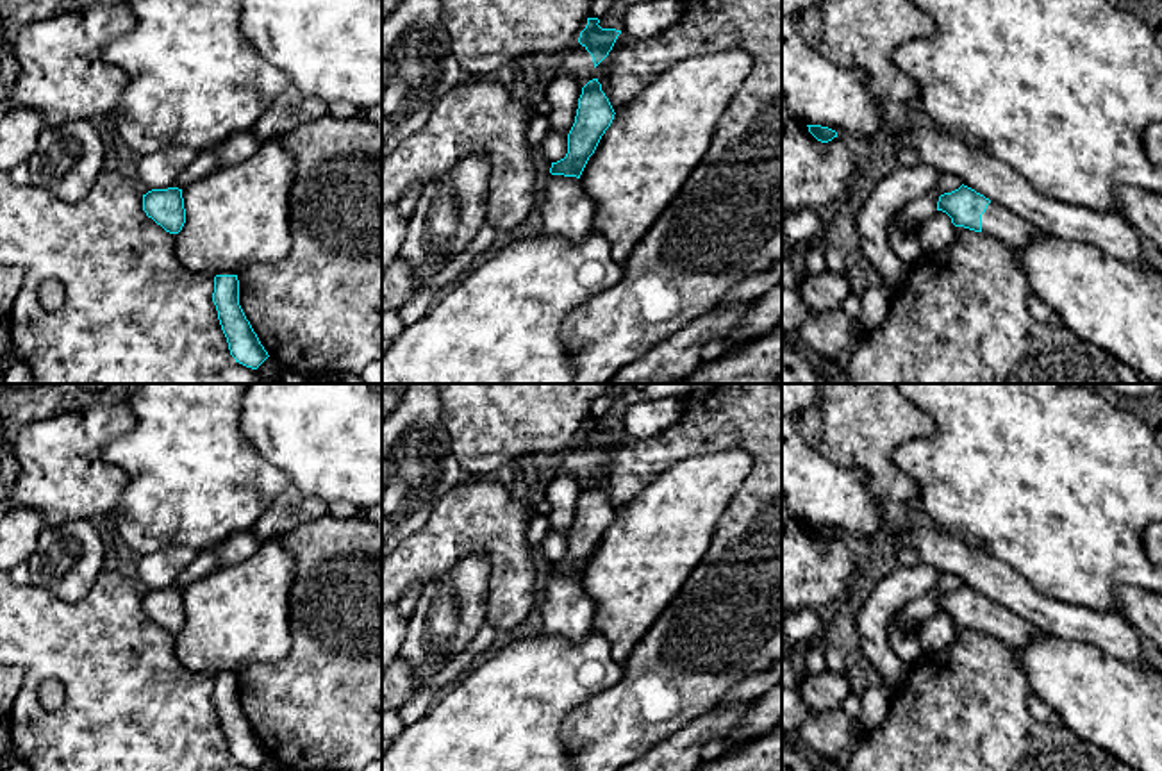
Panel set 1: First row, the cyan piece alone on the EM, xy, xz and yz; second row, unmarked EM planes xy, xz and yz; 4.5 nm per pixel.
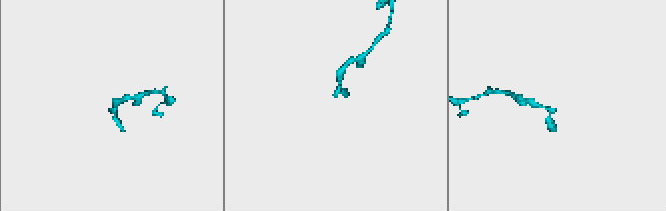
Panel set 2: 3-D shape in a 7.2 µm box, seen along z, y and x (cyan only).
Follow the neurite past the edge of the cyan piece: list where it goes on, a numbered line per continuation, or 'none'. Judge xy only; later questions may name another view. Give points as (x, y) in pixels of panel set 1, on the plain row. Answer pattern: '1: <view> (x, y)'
none

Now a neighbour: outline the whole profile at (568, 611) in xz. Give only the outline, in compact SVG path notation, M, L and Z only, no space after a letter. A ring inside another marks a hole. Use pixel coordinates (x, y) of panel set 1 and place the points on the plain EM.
M552 575L541 582L543 632L568 641L584 641L593 630L594 601L580 578Z

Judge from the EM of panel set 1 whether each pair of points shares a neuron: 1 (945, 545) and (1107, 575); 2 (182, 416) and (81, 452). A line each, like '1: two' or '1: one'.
1: two
2: two

